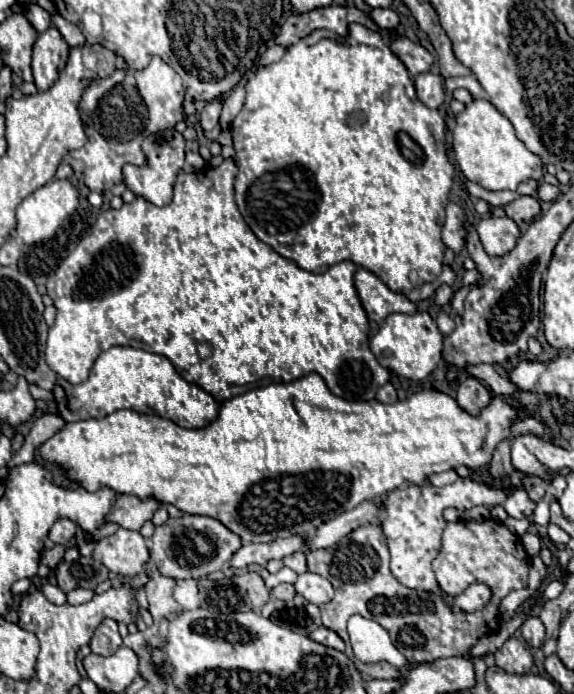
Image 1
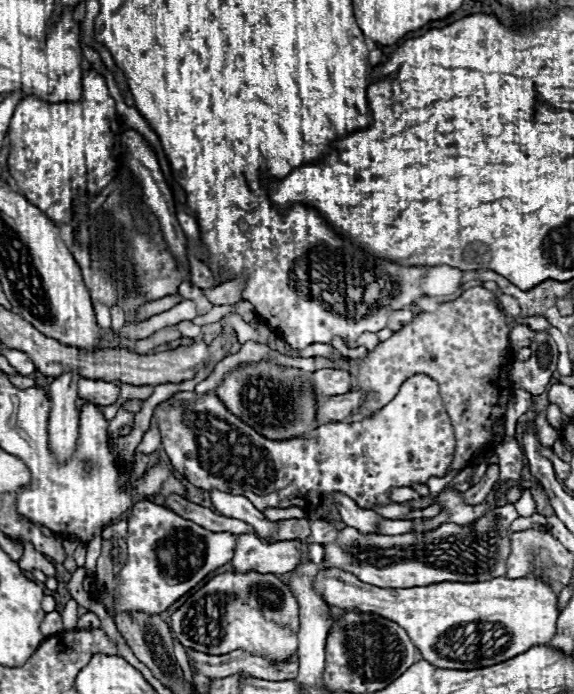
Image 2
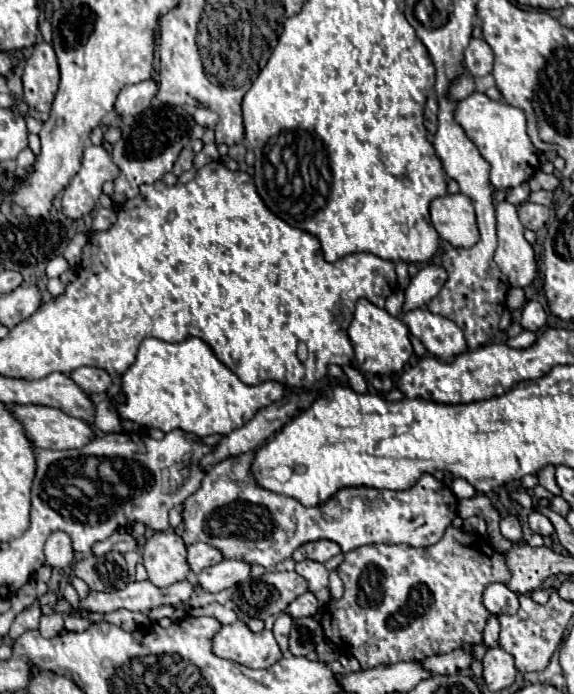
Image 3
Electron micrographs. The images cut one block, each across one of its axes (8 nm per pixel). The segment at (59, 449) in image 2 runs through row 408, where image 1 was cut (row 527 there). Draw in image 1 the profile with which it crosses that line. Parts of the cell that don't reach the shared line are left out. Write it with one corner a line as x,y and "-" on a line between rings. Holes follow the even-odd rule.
68,518
56,520
54,526
50,528
50,540
52,540
54,544
66,546
66,544
74,538
74,534
76,534
76,524
74,524
72,520
68,520

